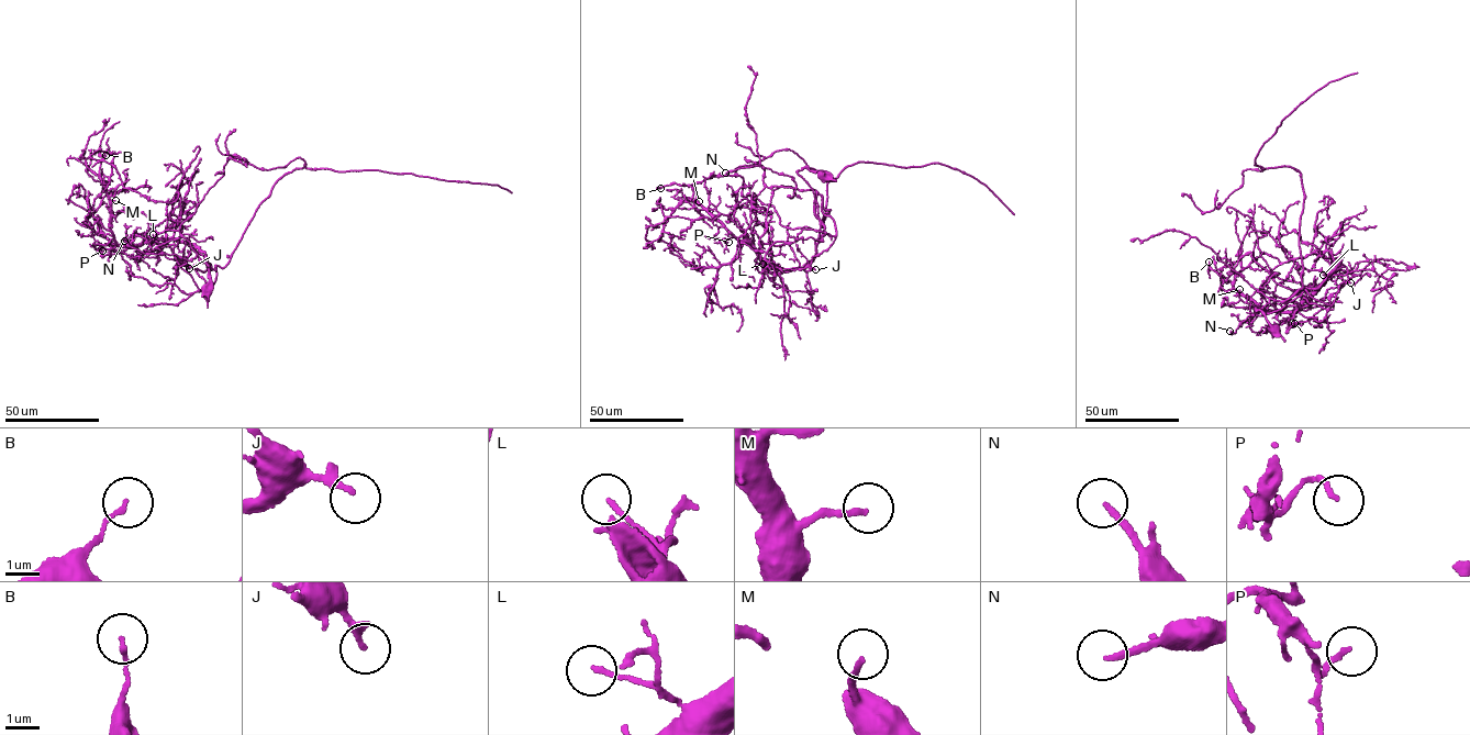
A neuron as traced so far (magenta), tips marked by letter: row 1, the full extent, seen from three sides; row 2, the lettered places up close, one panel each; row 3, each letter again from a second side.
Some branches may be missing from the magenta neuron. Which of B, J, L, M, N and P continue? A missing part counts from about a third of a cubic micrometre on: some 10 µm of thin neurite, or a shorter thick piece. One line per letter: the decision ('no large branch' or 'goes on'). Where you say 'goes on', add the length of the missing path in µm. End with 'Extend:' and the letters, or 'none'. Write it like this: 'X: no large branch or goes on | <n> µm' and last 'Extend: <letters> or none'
B: no large branch
J: goes on | 15 µm
L: no large branch
M: goes on | 10 µm
N: goes on | 15 µm
P: no large branch
Extend: J, M, N

